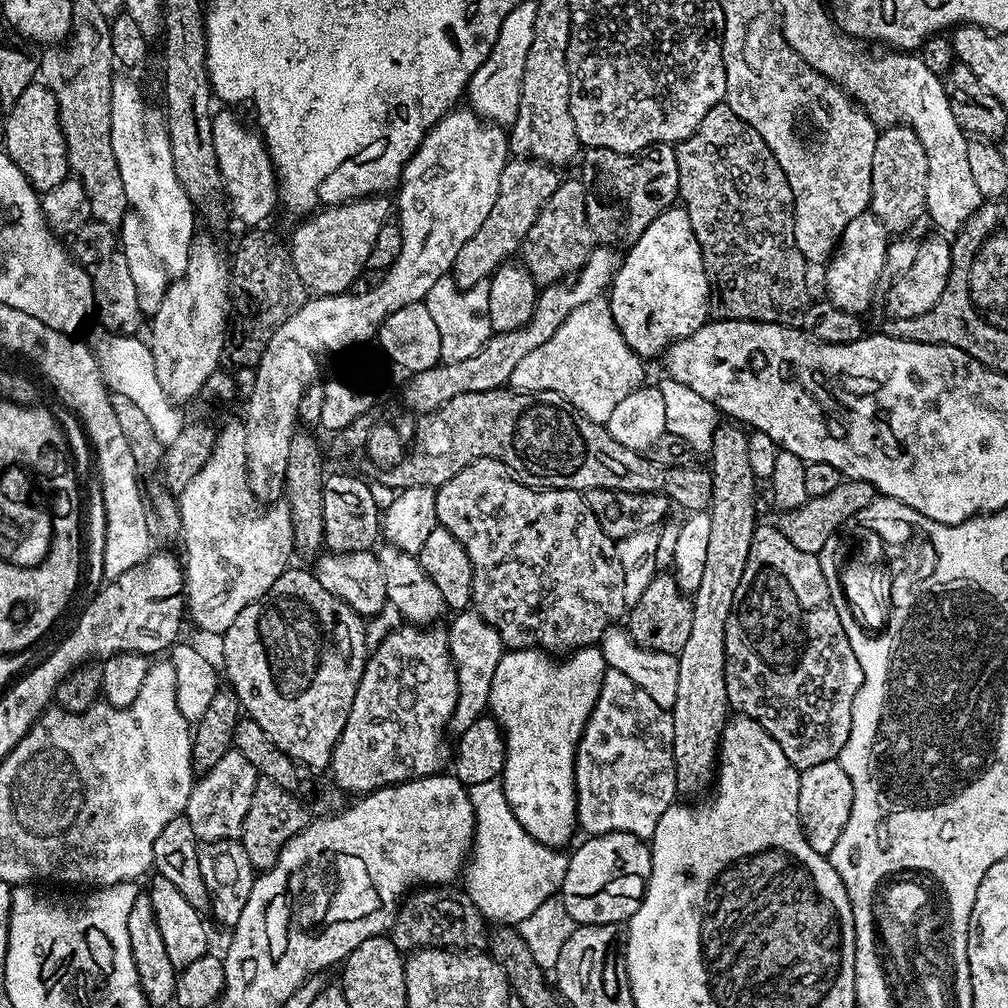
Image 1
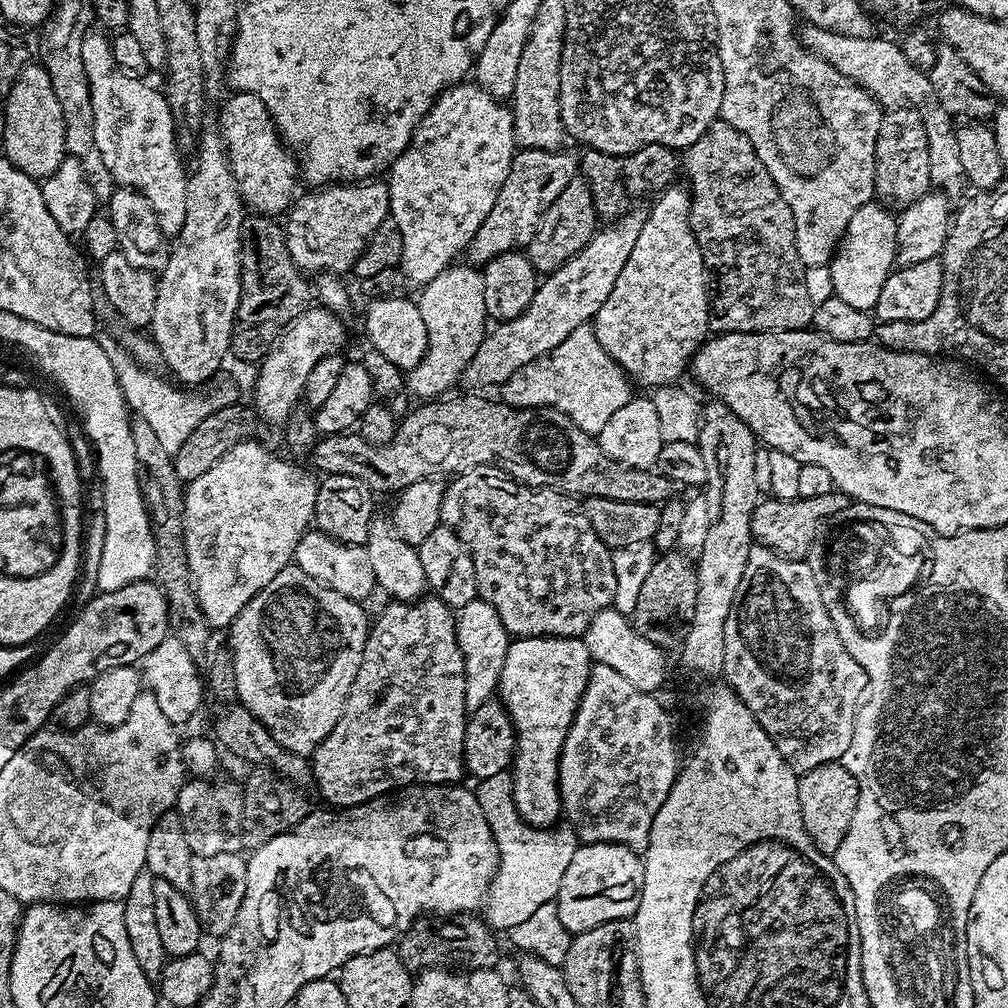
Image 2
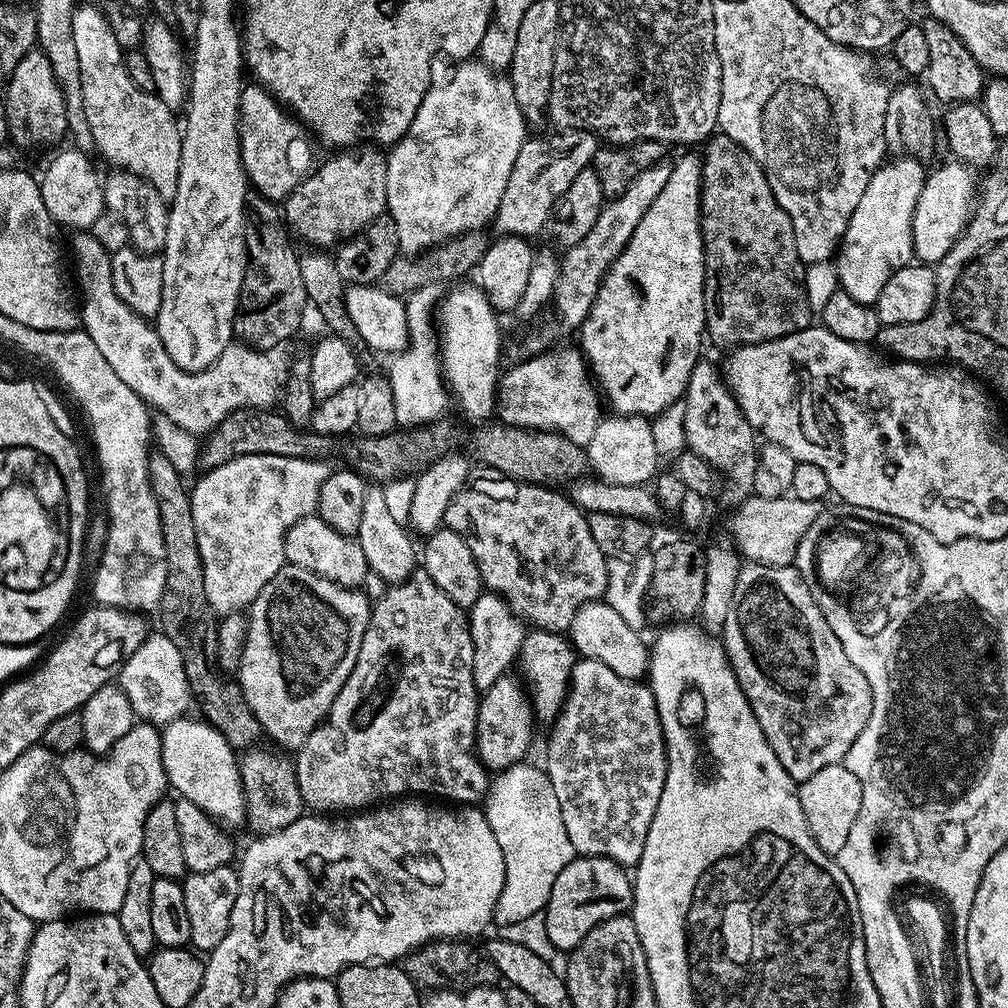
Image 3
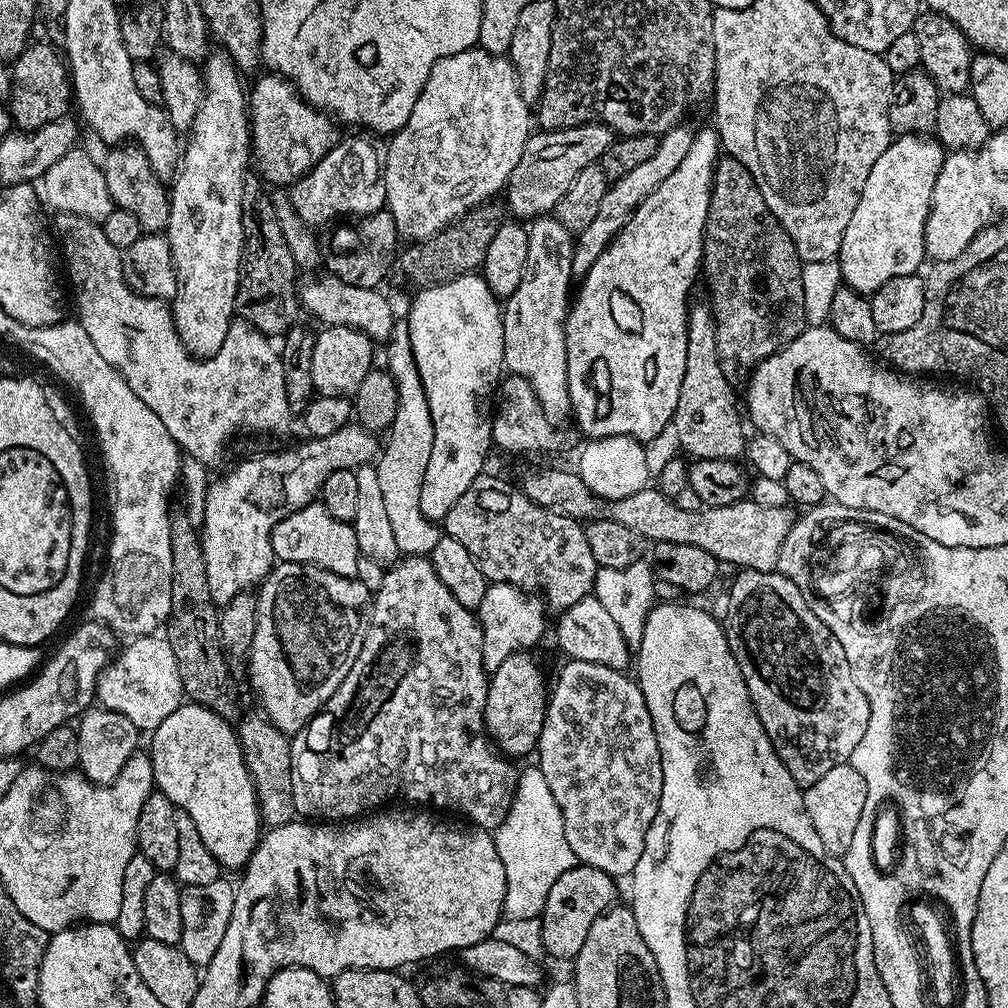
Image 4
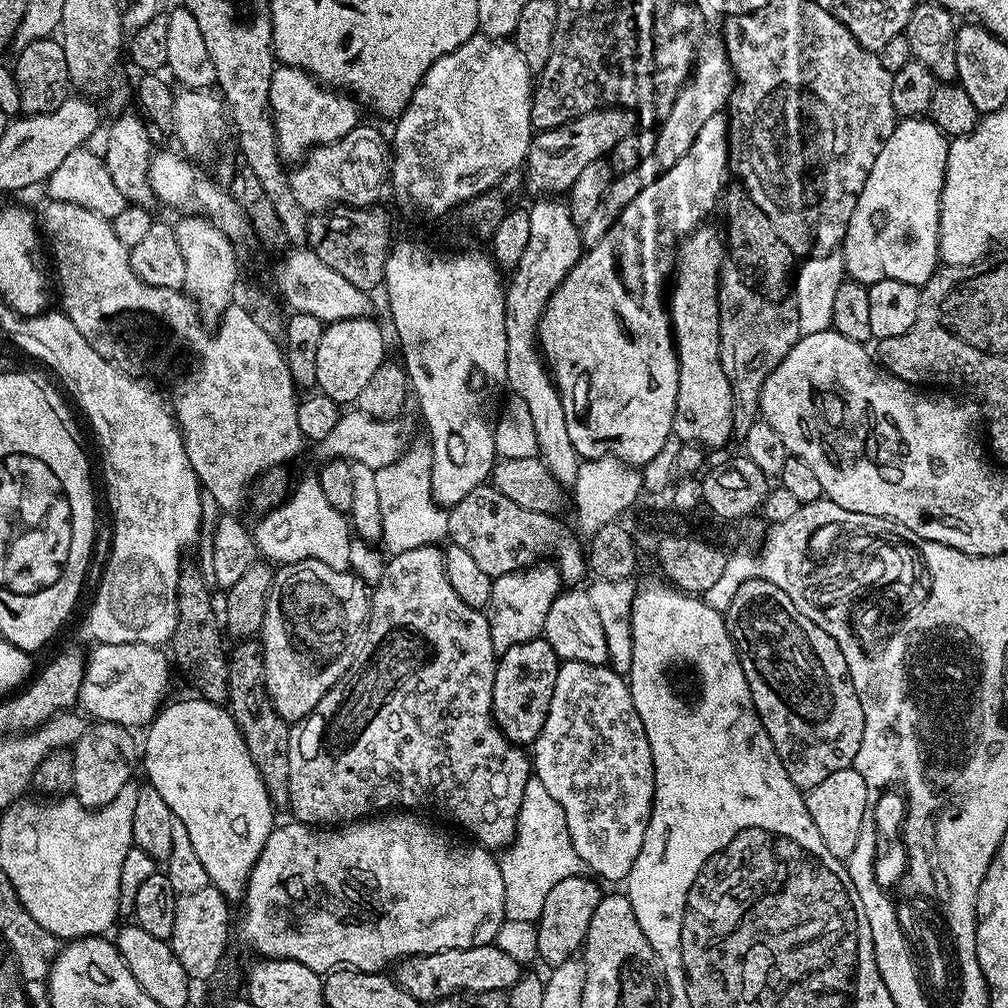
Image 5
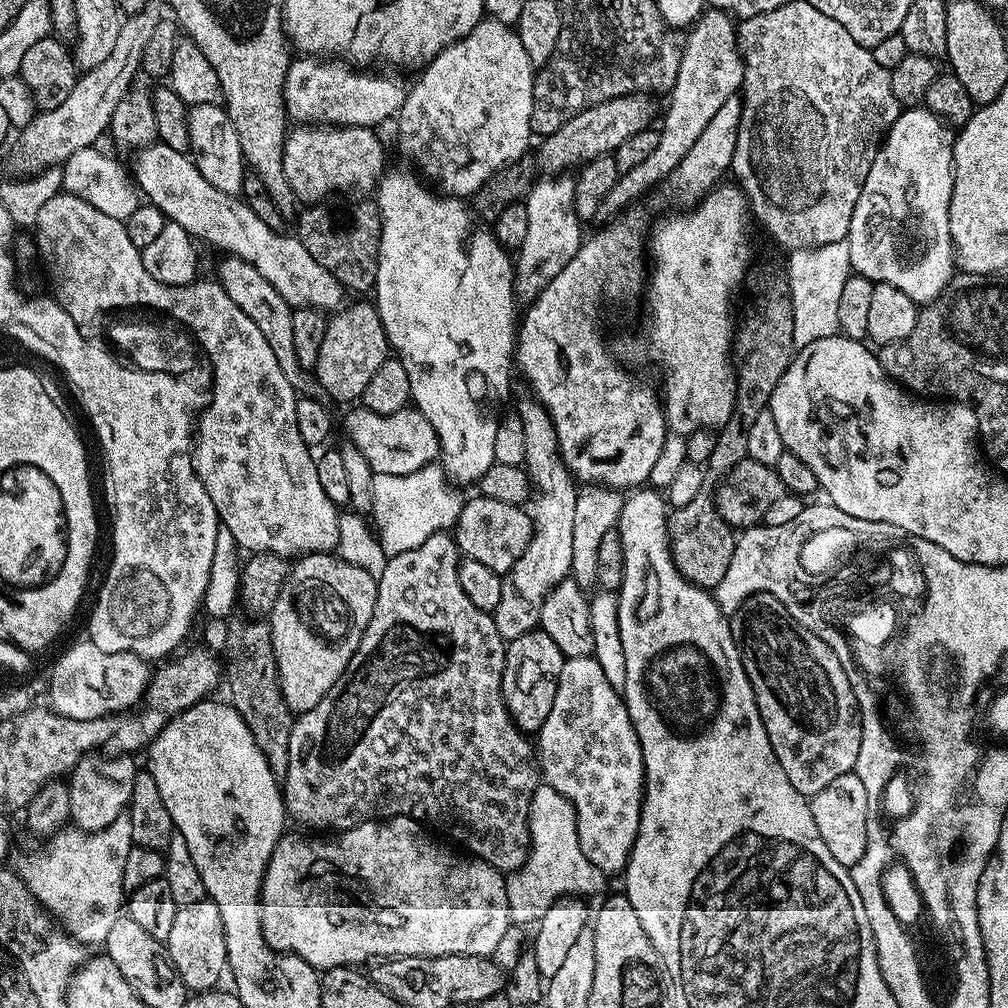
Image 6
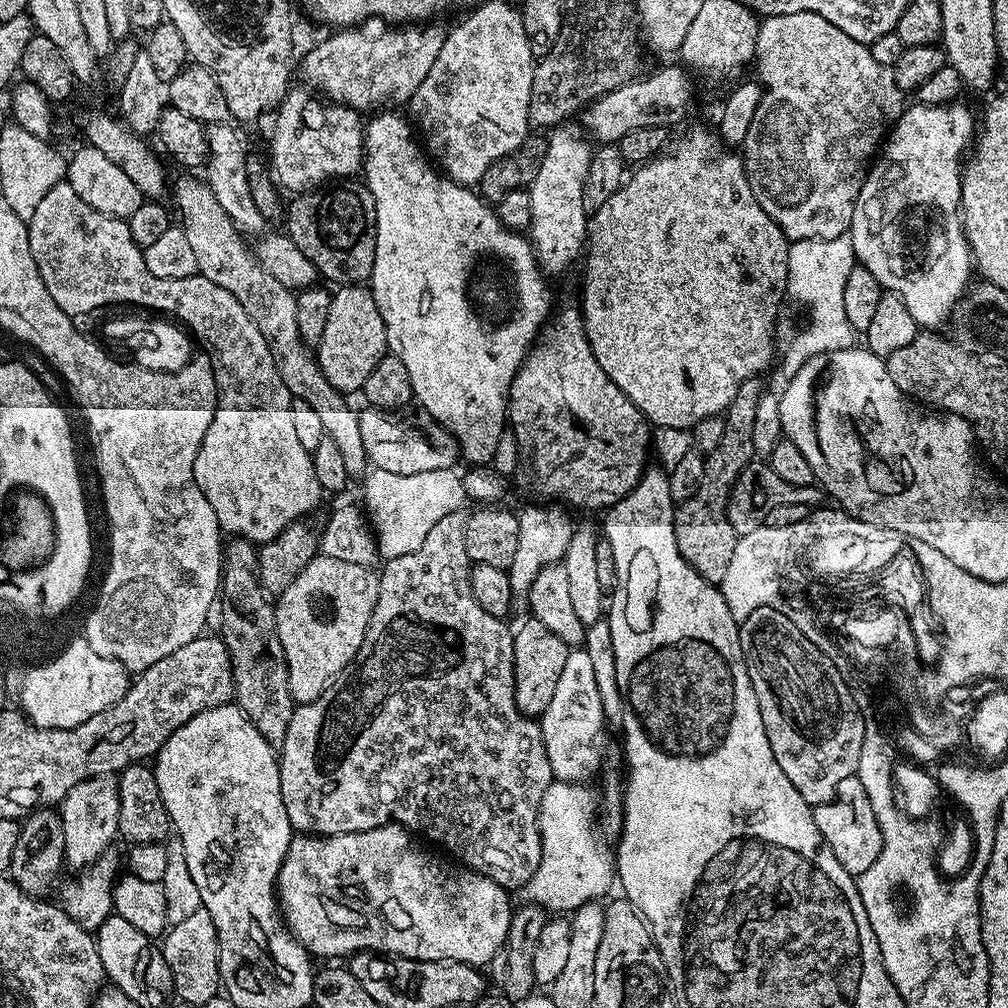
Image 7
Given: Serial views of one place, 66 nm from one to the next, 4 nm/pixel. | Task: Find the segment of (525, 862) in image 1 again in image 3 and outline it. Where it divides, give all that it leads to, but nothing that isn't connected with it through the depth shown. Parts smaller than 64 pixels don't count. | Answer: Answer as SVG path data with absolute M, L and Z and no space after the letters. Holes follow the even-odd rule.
M521 762L510 766L505 772L495 773L489 783L482 811L490 822L490 830L494 830L494 838L498 838L498 846L502 846L502 858L506 862L506 878L498 898L495 923L502 925L526 921L531 915L543 913L550 890L554 890L554 878L558 878L564 867L578 855L570 842L570 834L566 834L566 822L562 822L562 810L558 810L558 798L554 798L554 786L550 786L547 771L543 767L535 768L532 762Z

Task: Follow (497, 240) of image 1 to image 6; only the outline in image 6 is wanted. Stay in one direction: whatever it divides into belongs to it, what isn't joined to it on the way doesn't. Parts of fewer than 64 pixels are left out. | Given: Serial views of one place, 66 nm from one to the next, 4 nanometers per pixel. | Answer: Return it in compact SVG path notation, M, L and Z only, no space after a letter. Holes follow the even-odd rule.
M648 94L619 96L598 102L598 106L590 106L590 110L582 110L582 114L563 124L554 135L543 137L541 144L544 145L538 151L539 171L544 174L560 174L596 156L615 153L616 148L626 142L626 138L634 138L634 134L653 127L652 119L655 116L657 119L658 108L656 112L656 104L652 100L655 99Z

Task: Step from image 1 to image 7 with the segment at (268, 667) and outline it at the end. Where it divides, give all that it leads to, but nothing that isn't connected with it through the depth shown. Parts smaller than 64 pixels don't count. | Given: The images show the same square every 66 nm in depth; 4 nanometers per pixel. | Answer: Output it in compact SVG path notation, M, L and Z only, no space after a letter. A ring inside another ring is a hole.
M318 554L275 601L276 629L282 642L282 650L286 654L290 694L297 705L314 702L352 663L362 646L362 638L374 614L379 589L380 577L373 569Z

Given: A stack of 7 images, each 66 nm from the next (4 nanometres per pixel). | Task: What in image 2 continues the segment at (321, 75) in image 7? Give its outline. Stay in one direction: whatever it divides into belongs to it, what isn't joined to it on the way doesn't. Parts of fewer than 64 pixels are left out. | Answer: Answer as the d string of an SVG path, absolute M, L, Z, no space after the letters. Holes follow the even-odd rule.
M233 91L232 97L225 102L220 110L220 125L218 131L224 138L224 148L228 152L228 165L236 179L236 185L240 191L240 199L243 200L245 209L253 213L280 218L287 213L294 203L297 195L296 176L298 180L298 161L295 155L290 154L279 132L276 131L276 123L266 110L262 98L258 98L253 92Z

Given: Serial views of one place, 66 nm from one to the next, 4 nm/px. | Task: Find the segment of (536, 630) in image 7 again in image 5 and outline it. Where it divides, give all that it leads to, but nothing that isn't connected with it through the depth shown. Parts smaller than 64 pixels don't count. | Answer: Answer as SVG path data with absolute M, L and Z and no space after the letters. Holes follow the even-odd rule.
M545 638L518 642L518 646L510 646L510 650L499 653L494 674L492 713L510 743L530 746L538 734L542 734L546 714L550 714L550 698L554 698L554 682L558 682L561 663Z

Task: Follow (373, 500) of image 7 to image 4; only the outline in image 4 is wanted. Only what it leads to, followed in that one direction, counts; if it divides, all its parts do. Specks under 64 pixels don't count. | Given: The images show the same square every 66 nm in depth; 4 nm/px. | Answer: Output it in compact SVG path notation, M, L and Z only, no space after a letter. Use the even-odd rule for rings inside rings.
M395 329L387 343L386 370L398 386L398 407L394 422L388 429L388 444L376 462L378 483L381 485L382 499L385 500L386 514L393 527L401 553L405 555L427 555L434 548L441 529L421 513L421 484L425 478L427 463L434 444L433 419L430 416L429 402L425 388L417 374L412 343L403 329Z

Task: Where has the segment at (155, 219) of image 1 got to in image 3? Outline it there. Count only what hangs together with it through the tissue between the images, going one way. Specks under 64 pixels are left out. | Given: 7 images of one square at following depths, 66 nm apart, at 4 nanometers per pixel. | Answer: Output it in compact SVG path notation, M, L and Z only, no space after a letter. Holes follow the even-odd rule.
M81 3L72 16L72 25L74 26L74 47L78 53L78 70L82 78L82 106L86 110L86 122L90 122L90 134L92 135L95 151L100 151L112 163L111 167L113 169L127 170L138 174L143 180L150 182L150 186L154 186L154 190L158 190L158 194L162 194L164 201L171 201L174 190L178 190L178 162L182 158L182 142L180 141L182 128L178 123L177 113L170 106L166 106L166 102L162 102L162 98L158 98L155 92L147 92L138 86L134 86L130 74L126 74L126 66L124 65L125 49L120 47L118 38L114 38L114 30L110 30L110 22L104 17L103 7L96 5L95 8L92 4Z

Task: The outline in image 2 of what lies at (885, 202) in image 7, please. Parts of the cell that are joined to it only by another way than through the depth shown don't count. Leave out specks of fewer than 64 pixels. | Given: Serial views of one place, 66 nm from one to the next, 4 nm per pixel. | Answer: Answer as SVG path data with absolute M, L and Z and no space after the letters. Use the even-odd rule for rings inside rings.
M873 202L862 206L858 210L858 214L854 214L854 218L850 218L850 226L846 226L844 231L844 239L840 241L836 252L832 255L832 259L828 264L828 269L832 275L834 282L834 294L838 298L842 298L842 302L854 306L857 310L863 312L872 312L878 302L878 294L882 294L882 286L886 282L886 278L896 264L896 221L895 215L891 216L889 209L883 203Z

